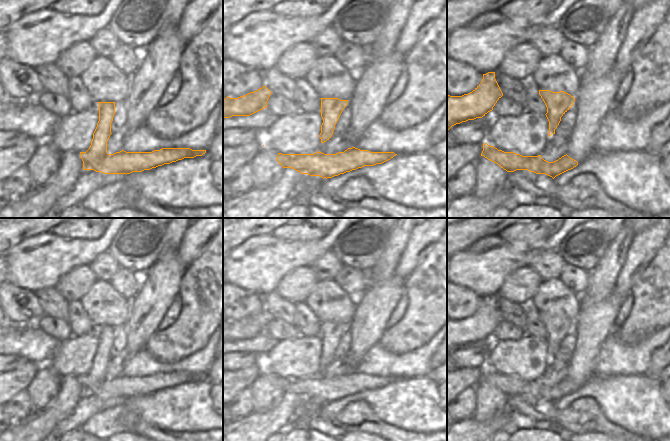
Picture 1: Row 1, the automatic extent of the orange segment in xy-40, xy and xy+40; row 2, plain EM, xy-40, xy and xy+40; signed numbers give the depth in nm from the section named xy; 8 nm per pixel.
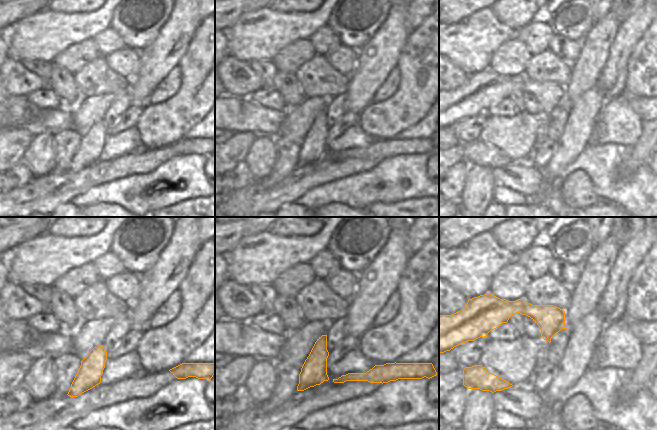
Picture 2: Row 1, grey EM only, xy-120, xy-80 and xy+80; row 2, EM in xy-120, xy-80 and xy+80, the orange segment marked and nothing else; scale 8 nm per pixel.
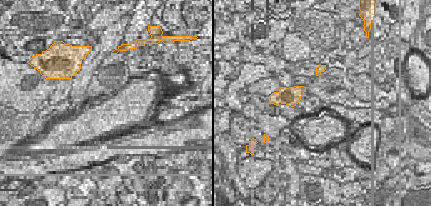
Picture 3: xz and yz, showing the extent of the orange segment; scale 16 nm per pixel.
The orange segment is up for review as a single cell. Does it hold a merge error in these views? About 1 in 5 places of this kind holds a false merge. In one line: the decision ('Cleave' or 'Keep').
Keep

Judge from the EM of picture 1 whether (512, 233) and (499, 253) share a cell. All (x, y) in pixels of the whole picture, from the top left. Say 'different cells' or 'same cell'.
different cells

